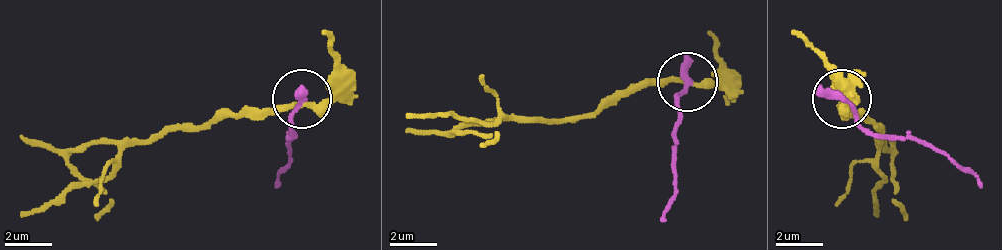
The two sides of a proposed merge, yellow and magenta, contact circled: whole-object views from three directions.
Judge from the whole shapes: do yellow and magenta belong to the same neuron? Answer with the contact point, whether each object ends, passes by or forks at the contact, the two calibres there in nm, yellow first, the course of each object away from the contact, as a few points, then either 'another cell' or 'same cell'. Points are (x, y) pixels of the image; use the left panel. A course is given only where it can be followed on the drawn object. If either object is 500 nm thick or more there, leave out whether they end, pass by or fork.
at (301, 99); yellow passes by; magenta ends there; 240 nm thick on the yellow side, 400 nm on the other; yellow runs (300, 103), (241, 109), (205, 127), (152, 133), (105, 174), (22, 216); magenta runs (300, 97), (282, 186); another cell

